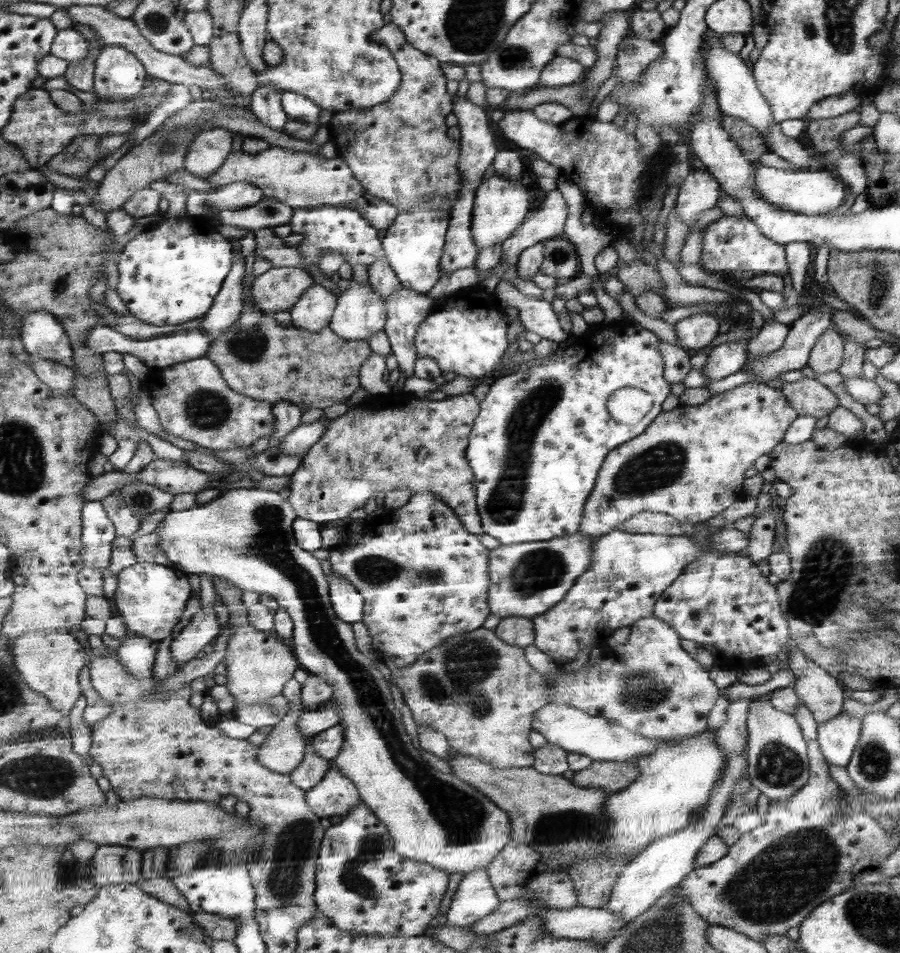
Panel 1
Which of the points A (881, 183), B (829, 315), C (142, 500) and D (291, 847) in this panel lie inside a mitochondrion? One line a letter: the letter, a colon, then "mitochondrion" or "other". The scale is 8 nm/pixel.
A: other
B: other
C: mitochondrion
D: mitochondrion

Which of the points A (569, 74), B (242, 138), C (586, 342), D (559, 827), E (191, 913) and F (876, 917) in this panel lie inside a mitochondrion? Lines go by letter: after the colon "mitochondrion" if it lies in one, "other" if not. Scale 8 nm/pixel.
A: mitochondrion
B: other
C: other
D: mitochondrion
E: other
F: mitochondrion

